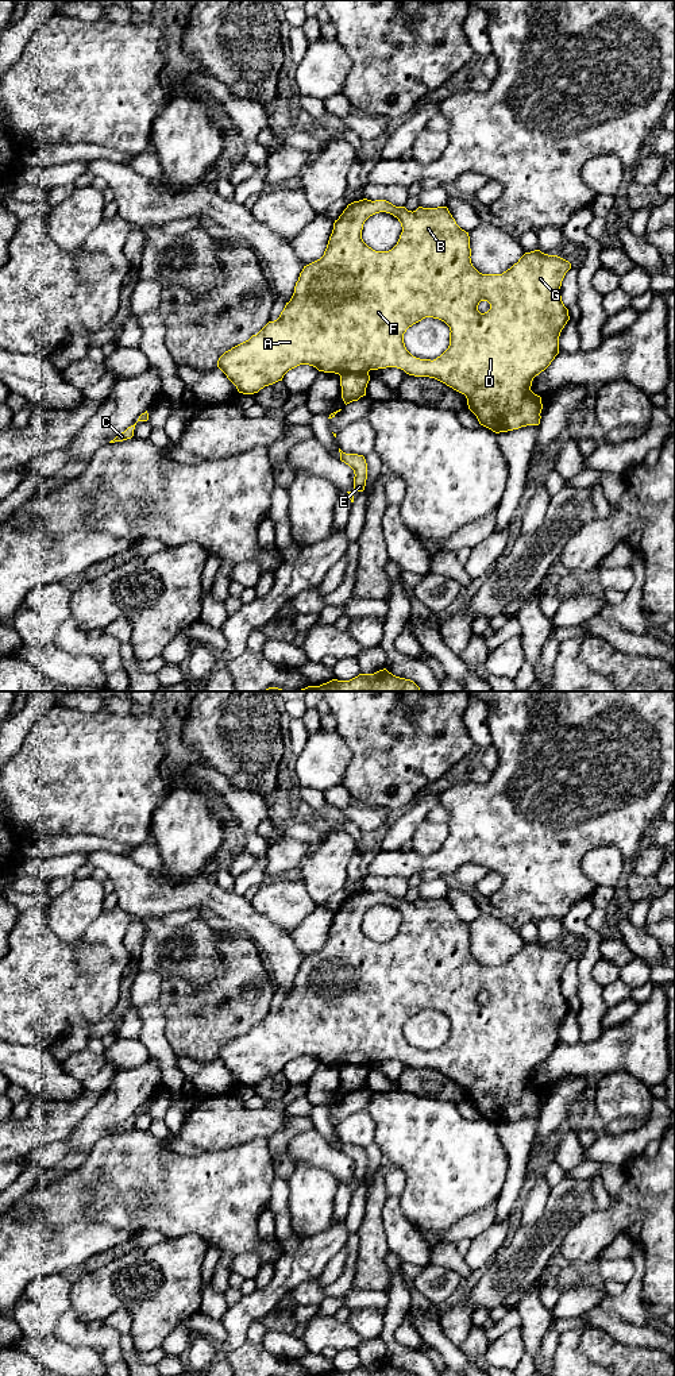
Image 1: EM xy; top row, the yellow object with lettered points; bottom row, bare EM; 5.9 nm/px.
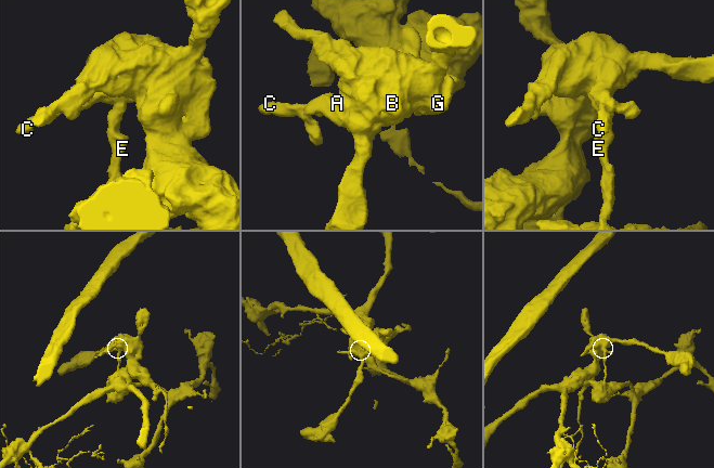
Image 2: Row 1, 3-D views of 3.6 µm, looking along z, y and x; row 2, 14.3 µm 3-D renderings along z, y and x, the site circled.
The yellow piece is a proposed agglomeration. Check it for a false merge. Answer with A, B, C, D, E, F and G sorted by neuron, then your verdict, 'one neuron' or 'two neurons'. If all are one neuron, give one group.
A B C D F G / E; two neurons

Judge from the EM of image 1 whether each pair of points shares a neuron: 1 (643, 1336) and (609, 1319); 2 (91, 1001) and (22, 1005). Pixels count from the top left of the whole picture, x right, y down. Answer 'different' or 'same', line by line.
1: same
2: same

